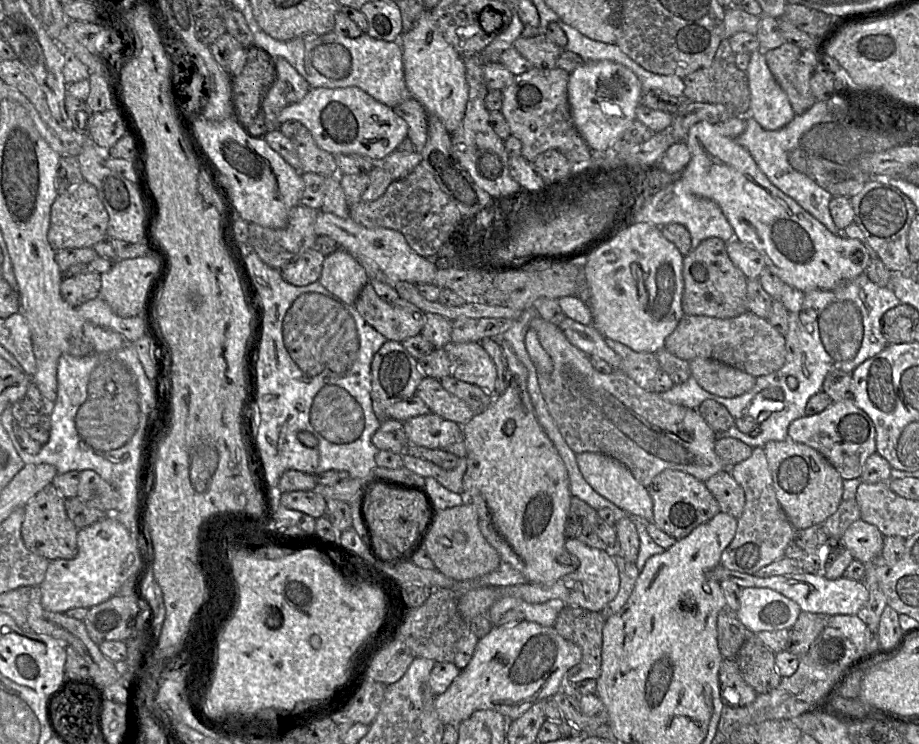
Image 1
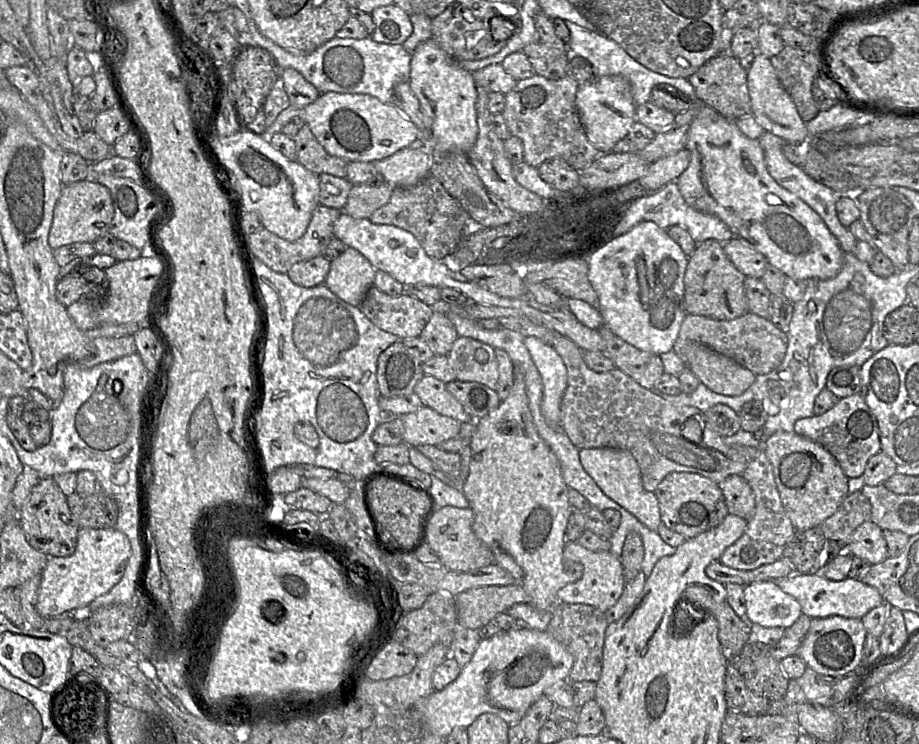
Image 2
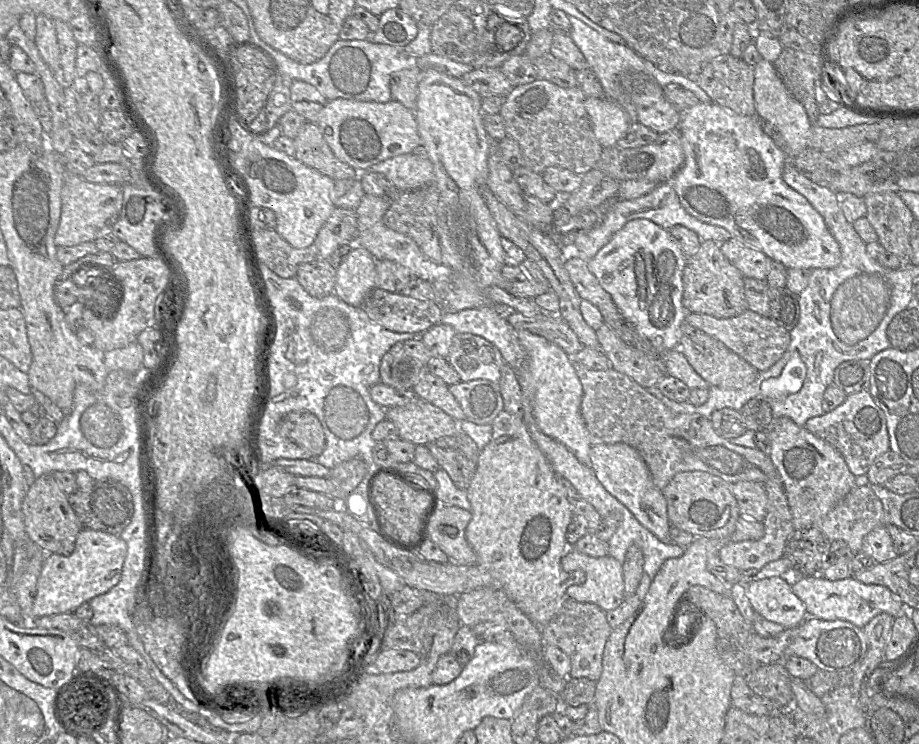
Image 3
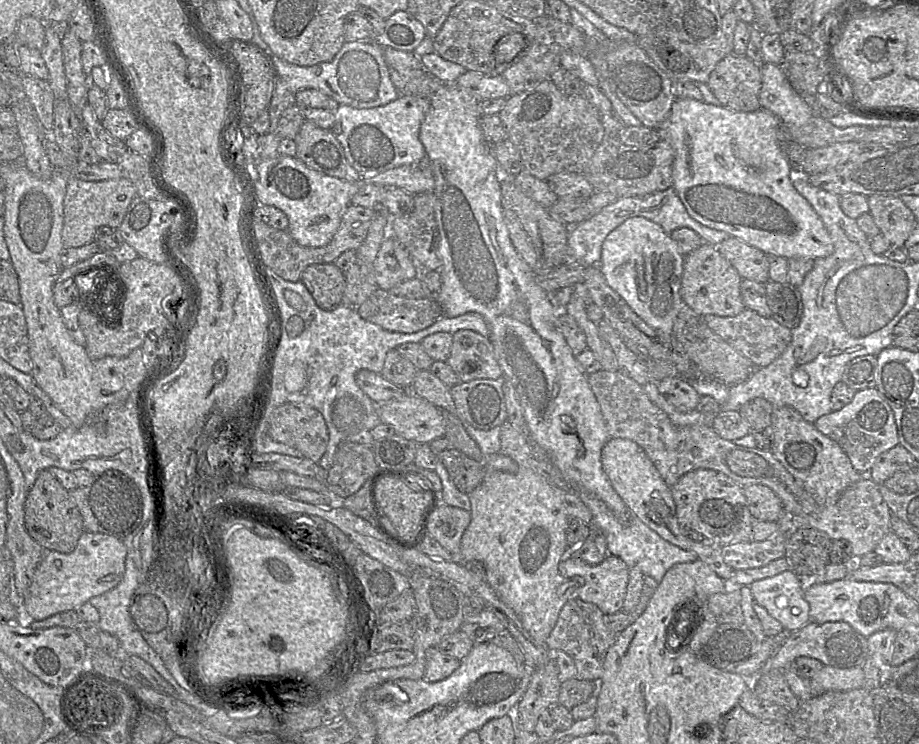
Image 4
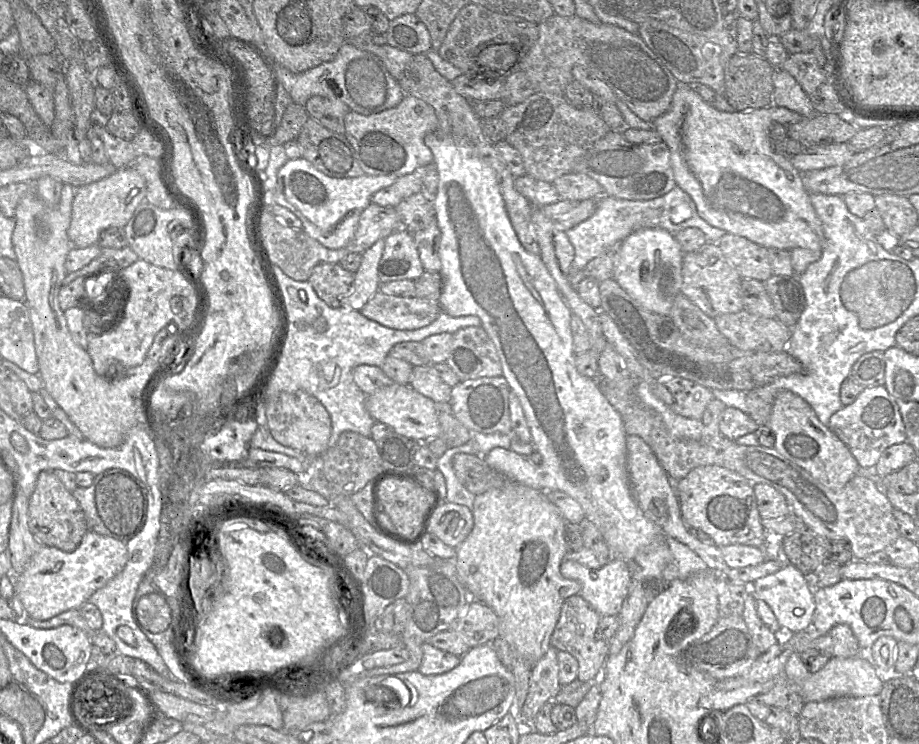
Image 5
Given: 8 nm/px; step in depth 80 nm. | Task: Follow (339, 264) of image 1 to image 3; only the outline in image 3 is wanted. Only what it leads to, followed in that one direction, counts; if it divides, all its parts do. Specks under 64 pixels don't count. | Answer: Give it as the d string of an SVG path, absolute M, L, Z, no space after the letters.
M349 244L351 251L336 268L334 293L347 304L360 307L376 287L376 259L358 244Z

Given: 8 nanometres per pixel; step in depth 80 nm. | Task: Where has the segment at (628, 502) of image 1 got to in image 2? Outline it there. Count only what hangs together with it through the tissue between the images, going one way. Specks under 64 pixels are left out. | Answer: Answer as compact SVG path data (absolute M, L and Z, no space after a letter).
M585 448L579 450L579 459L584 470L595 481L603 493L623 507L642 524L657 531L662 523L657 497L644 489L637 461L628 450L618 448Z

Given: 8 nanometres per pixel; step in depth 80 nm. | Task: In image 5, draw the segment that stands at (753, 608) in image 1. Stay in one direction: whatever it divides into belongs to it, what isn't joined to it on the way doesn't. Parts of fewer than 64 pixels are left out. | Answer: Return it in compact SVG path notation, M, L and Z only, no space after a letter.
M789 562L777 572L761 577L750 584L751 593L757 600L763 600L770 606L784 634L811 628L815 611L814 589L810 585L810 577L805 576Z

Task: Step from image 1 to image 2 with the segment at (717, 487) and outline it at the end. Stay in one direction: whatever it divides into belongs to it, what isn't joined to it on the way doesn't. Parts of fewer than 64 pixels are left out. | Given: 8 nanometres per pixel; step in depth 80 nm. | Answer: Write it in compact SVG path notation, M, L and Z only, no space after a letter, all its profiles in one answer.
M733 474L718 483L730 514L746 520L754 514L755 496L742 475Z

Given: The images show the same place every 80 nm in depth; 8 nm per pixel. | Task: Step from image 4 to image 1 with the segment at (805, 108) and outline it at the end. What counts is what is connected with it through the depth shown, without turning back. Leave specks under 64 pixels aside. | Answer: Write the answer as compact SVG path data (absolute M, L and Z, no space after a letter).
M762 51L750 54L745 71L749 93L749 115L766 130L779 130L790 123L795 114L789 99L770 72Z

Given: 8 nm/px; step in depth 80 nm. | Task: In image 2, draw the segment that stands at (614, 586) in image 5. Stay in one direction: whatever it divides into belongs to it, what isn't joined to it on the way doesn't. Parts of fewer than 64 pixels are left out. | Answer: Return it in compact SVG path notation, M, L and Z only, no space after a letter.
M575 541L566 542L563 560L579 562L583 565L580 579L570 582L557 592L557 601L565 603L583 603L591 605L602 613L613 606L621 596L627 580L620 558L608 551L591 551Z

